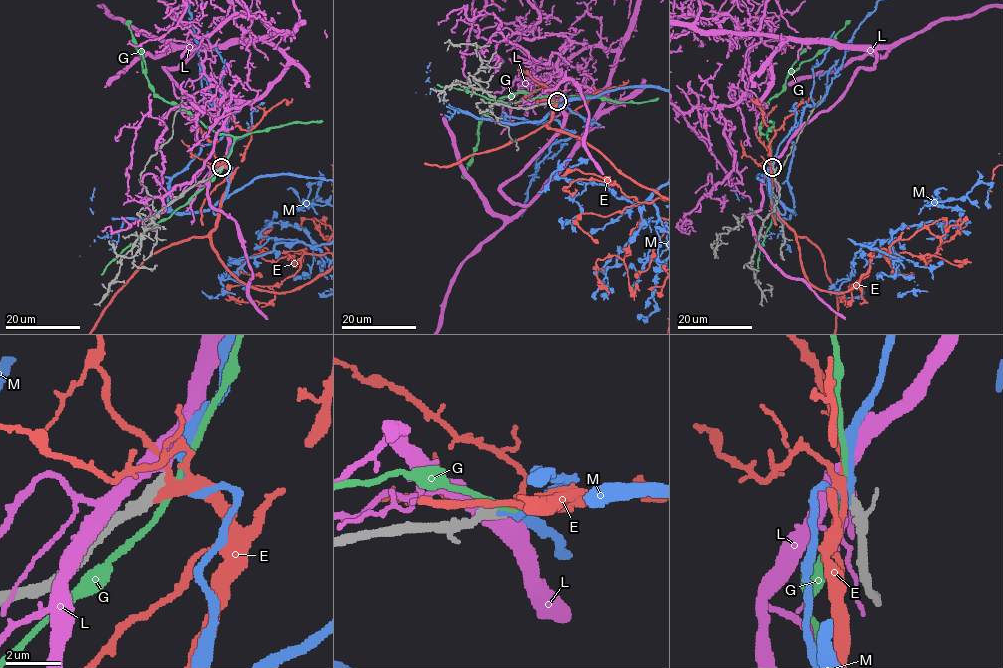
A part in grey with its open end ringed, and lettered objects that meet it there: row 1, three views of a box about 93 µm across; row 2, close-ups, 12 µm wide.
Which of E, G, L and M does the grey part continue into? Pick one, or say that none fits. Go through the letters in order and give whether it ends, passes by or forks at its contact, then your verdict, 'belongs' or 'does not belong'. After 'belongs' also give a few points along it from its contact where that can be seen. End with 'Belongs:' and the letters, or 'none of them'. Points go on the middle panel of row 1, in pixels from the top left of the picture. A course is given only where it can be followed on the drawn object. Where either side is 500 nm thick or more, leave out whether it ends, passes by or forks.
E: belongs
G: does not belong
L: does not belong
M: does not belong
Belongs: E

